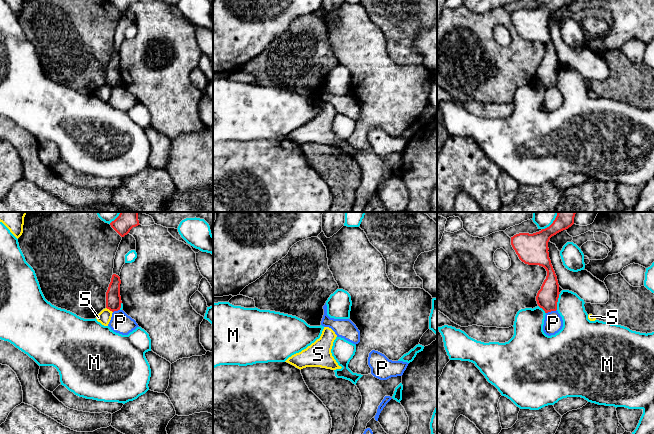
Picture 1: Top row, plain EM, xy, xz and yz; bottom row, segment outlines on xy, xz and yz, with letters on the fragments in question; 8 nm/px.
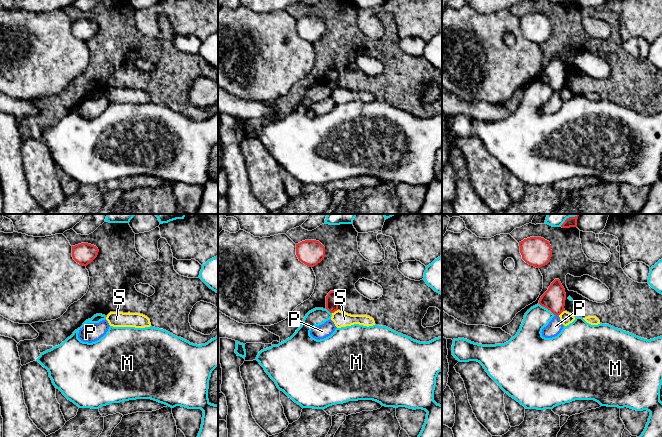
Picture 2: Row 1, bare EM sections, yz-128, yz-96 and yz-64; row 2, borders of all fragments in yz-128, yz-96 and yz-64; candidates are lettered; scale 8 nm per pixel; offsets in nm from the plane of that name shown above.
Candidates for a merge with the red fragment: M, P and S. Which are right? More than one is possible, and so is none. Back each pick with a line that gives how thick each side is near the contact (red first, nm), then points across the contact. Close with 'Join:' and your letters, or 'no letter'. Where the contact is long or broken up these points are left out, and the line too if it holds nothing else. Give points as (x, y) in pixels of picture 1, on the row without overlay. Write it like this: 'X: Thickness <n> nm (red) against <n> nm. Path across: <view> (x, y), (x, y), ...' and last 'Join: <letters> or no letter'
Join: no letter

